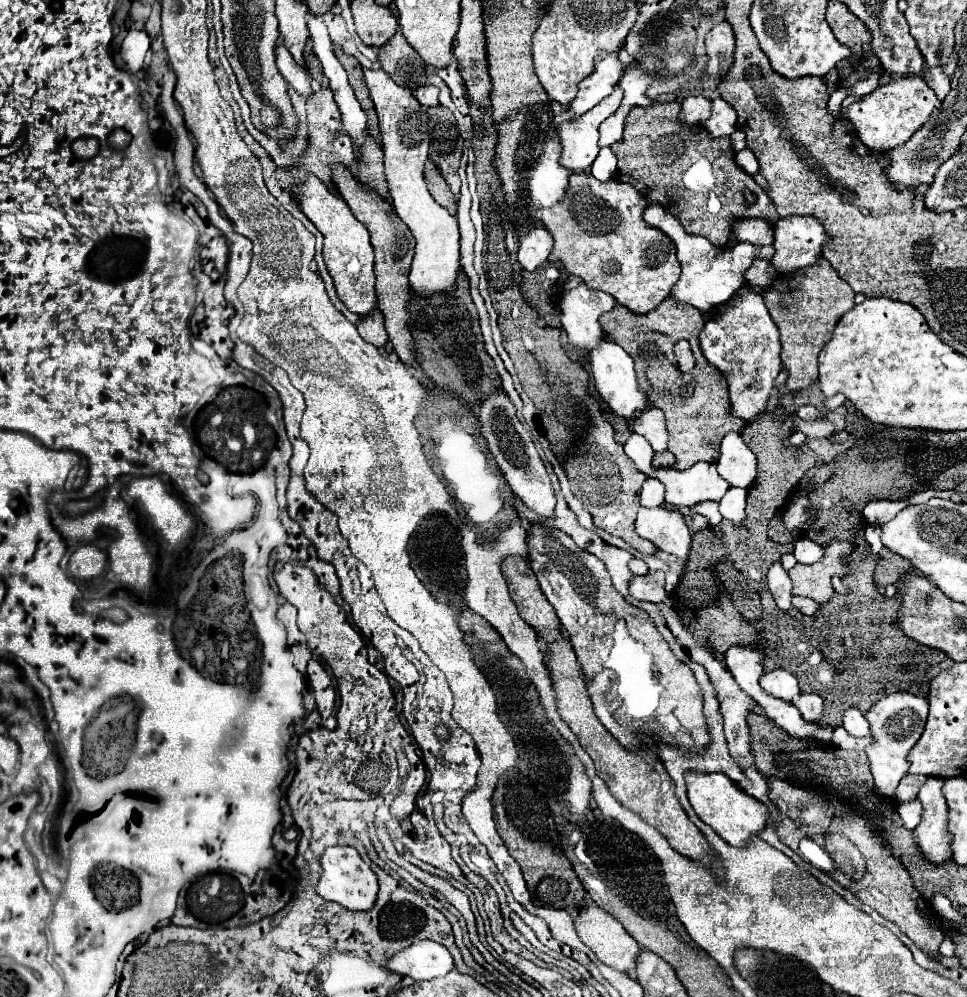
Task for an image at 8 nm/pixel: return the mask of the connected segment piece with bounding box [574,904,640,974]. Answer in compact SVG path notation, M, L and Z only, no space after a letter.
M596 904L582 906L578 910L578 916L574 918L574 928L576 928L578 938L596 954L598 960L602 960L604 964L620 972L626 972L626 974L634 972L634 956L638 956L640 944L636 944L636 940L624 930L624 926L614 916L610 916L606 910L602 910Z

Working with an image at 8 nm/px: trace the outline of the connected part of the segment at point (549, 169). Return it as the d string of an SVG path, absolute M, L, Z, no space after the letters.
M552 132L548 142L544 144L544 152L538 164L528 172L528 178L524 182L528 188L528 198L536 204L538 210L556 204L566 192L568 176L572 172L558 164L558 156L560 156L560 140L558 134Z

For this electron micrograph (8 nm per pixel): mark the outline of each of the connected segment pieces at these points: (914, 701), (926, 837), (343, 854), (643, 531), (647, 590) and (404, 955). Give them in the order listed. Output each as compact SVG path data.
M894 692L882 698L866 714L866 720L870 722L870 730L874 734L874 744L866 750L866 754L870 760L876 792L880 796L892 796L900 778L908 772L906 752L910 752L910 748L918 742L926 718L928 718L928 700L908 692Z
M928 776L918 792L918 800L924 806L922 824L914 830L916 842L924 856L934 862L942 864L950 860L950 834L946 832L946 800L942 794L942 778Z
M332 846L326 848L320 858L320 878L316 884L316 892L324 900L338 902L346 910L368 910L368 902L376 902L378 894L378 880L370 866L360 858L360 854L350 846Z
M640 508L636 518L636 532L656 544L662 552L674 554L680 560L688 556L690 550L690 530L684 522L684 516L676 510L658 508Z
M648 572L646 576L634 576L630 582L630 594L636 600L646 602L662 602L666 600L664 590L664 572Z
M422 940L406 950L398 952L388 960L388 970L414 980L432 980L436 976L446 976L454 968L450 952L432 940Z

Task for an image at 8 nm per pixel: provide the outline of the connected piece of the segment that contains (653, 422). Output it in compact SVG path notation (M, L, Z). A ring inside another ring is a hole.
M658 408L646 410L638 420L632 420L632 430L644 436L654 452L664 452L668 444L668 430L664 424L664 416Z

